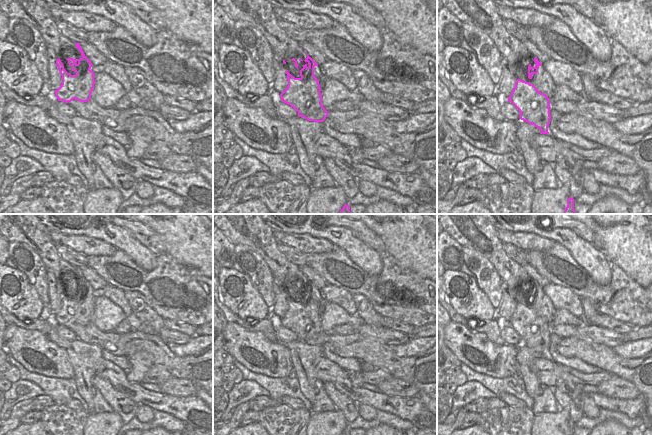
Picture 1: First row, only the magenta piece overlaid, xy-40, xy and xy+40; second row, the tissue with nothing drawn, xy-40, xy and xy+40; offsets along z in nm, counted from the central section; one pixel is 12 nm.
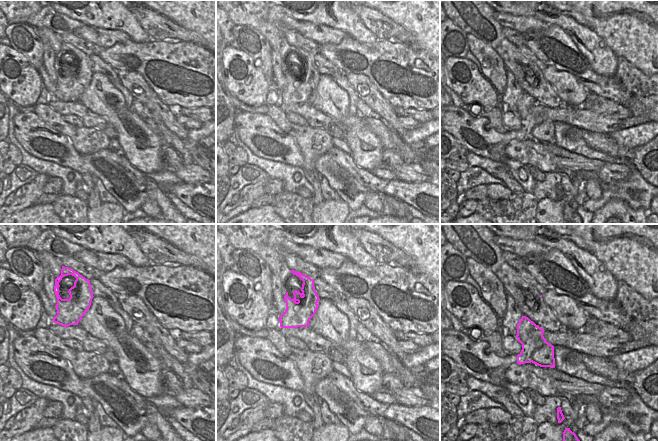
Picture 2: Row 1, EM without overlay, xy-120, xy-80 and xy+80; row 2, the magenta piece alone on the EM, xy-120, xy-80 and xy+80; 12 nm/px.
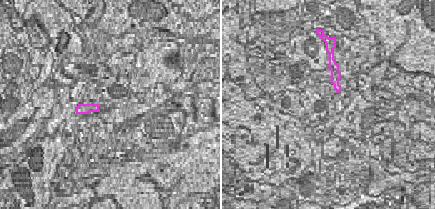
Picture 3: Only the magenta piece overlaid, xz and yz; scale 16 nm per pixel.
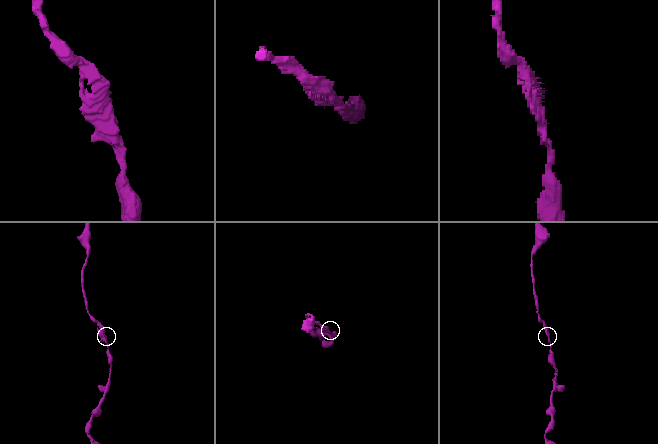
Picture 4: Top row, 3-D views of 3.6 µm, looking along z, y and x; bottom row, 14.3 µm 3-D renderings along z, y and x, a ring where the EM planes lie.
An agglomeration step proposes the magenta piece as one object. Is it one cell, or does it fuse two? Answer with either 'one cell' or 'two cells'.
one cell

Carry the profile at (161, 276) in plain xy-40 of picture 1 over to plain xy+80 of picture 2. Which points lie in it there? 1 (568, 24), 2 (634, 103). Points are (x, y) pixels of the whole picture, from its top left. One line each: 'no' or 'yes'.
1: no
2: no

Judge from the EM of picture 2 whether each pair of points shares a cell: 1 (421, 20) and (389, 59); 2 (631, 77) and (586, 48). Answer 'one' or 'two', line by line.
1: two
2: two

